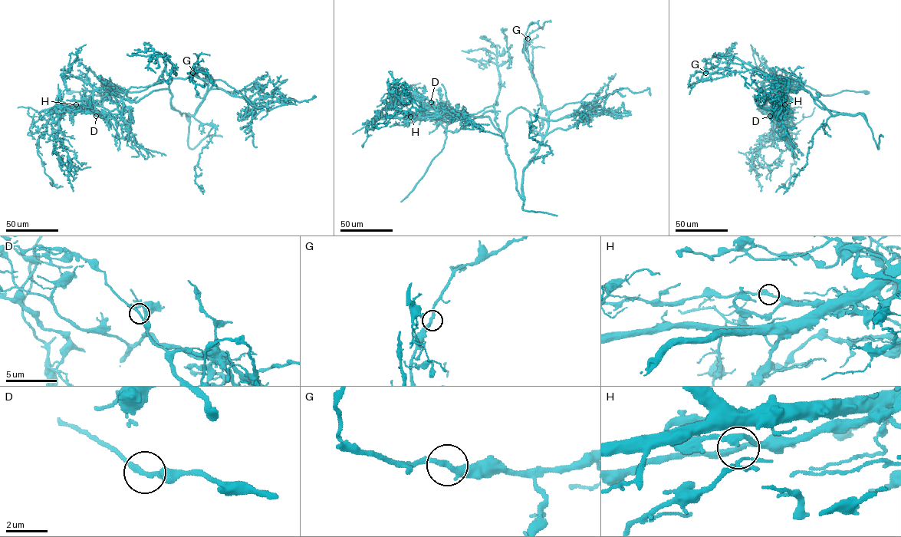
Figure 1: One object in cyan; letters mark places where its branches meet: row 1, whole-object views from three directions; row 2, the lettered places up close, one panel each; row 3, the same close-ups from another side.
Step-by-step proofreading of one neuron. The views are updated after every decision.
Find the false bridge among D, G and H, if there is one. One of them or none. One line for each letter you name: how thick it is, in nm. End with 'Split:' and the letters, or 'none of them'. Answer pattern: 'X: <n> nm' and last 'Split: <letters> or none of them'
H: 280 nm
Split: H

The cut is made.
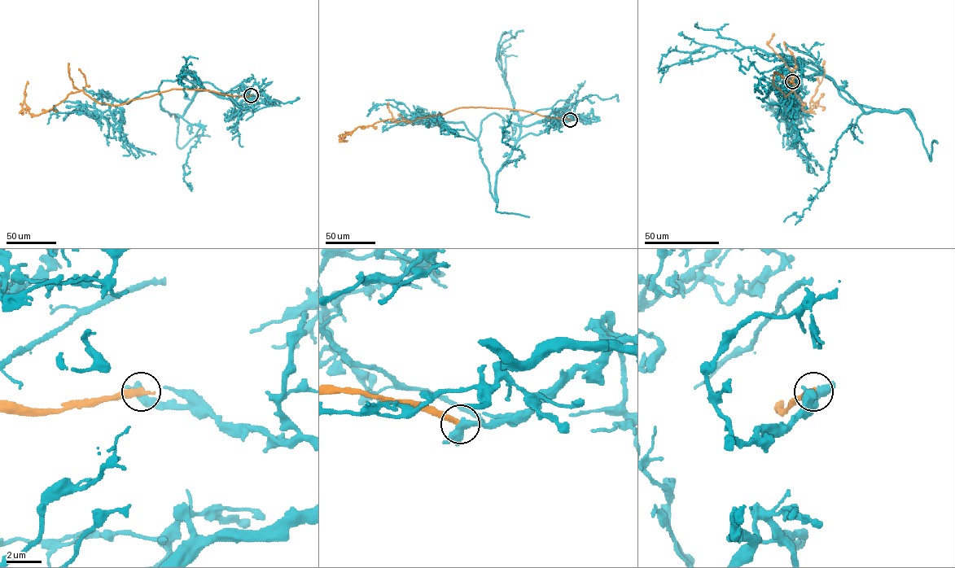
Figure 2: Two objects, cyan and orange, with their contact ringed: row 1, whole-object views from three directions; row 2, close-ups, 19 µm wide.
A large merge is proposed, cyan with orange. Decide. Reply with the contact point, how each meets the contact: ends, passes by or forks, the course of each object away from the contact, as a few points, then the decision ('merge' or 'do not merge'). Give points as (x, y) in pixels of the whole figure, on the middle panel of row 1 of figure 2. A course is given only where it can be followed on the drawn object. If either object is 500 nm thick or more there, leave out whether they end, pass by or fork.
(570, 120) | cyan passes by | orange ends | cyan via (570, 120), (581, 116), (520, 125), (490, 114), (477, 139), (463, 122), (437, 123), (429, 115), (475, 140) | orange via (570, 120), (523, 110), (462, 107), (413, 121), (388, 119), (359, 126), (343, 135), (347, 142) | do not merge

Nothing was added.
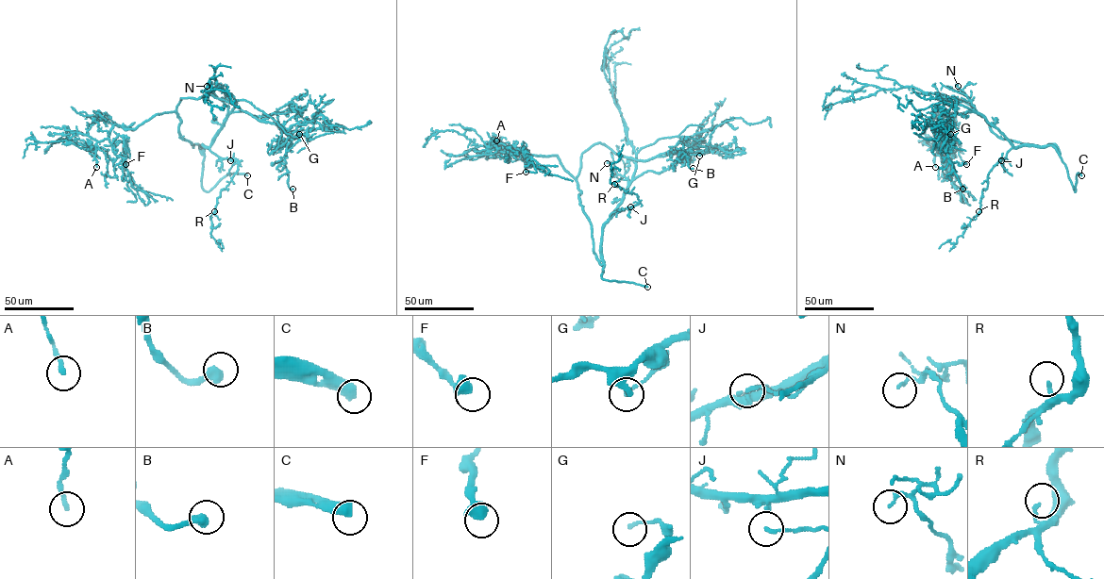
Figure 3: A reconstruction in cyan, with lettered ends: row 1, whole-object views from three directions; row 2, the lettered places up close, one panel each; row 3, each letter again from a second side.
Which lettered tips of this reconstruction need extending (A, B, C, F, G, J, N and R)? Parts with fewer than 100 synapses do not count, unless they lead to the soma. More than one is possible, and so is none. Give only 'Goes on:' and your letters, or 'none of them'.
Goes on: C

